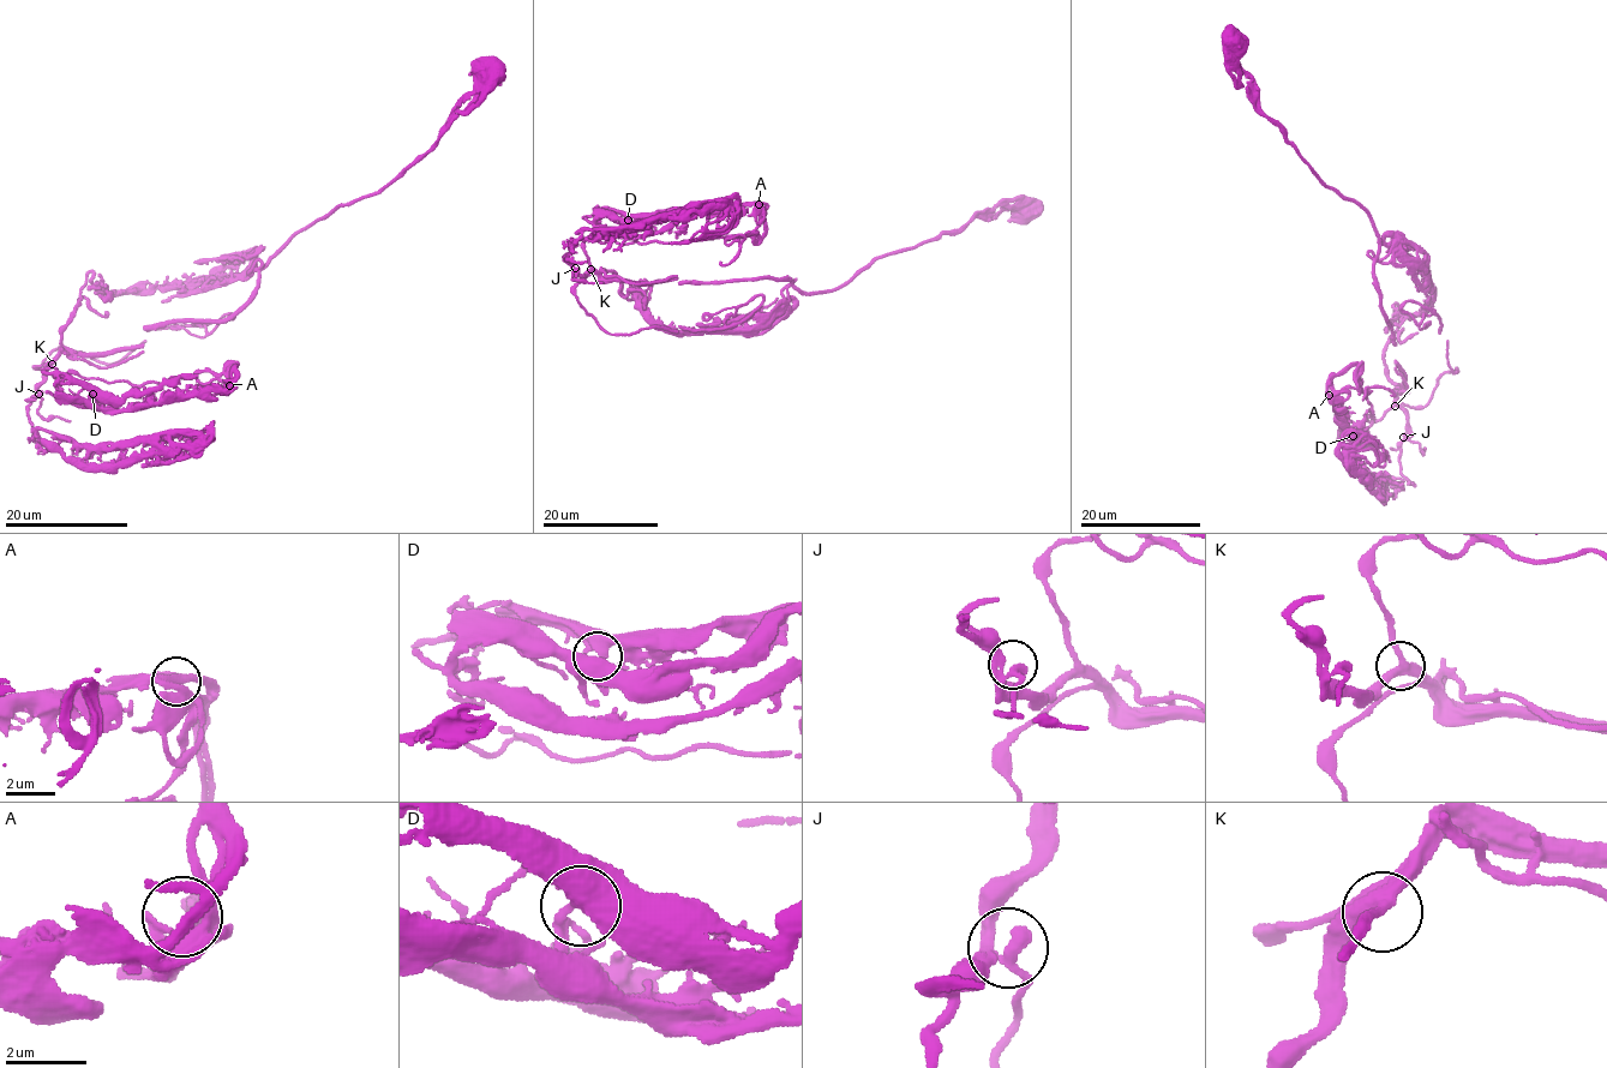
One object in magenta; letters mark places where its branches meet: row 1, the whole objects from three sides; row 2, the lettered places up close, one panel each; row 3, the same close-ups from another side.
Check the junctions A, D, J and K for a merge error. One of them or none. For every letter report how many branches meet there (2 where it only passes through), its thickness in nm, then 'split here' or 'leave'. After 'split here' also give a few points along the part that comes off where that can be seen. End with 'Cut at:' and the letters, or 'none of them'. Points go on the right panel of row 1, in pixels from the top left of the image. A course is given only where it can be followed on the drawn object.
A: branches 3; calibre 240 nm; leave
D: branches 3; calibre 360 nm; leave
J: branches 3; calibre 240 nm; leave
K: branches 3; calibre 300 nm; leave
Cut at: none of them

